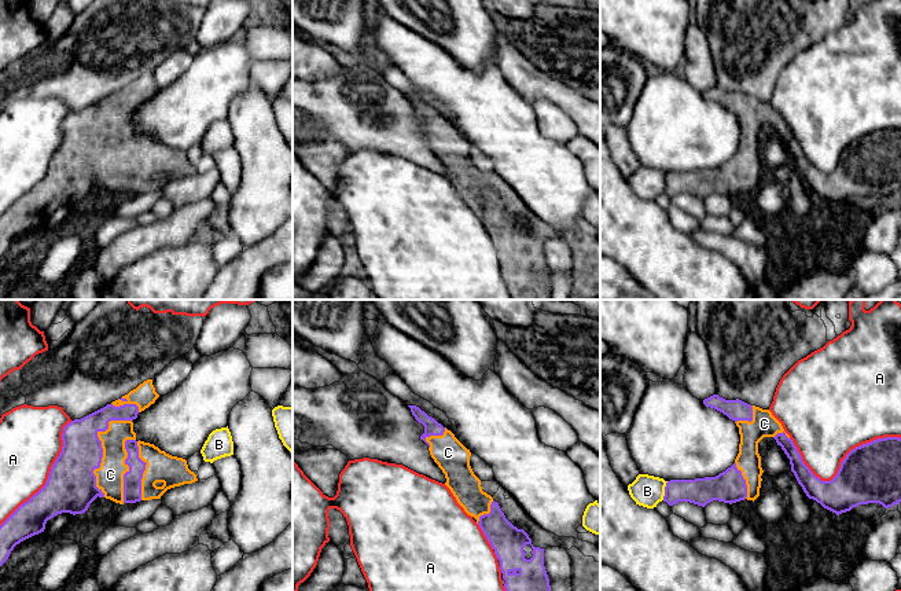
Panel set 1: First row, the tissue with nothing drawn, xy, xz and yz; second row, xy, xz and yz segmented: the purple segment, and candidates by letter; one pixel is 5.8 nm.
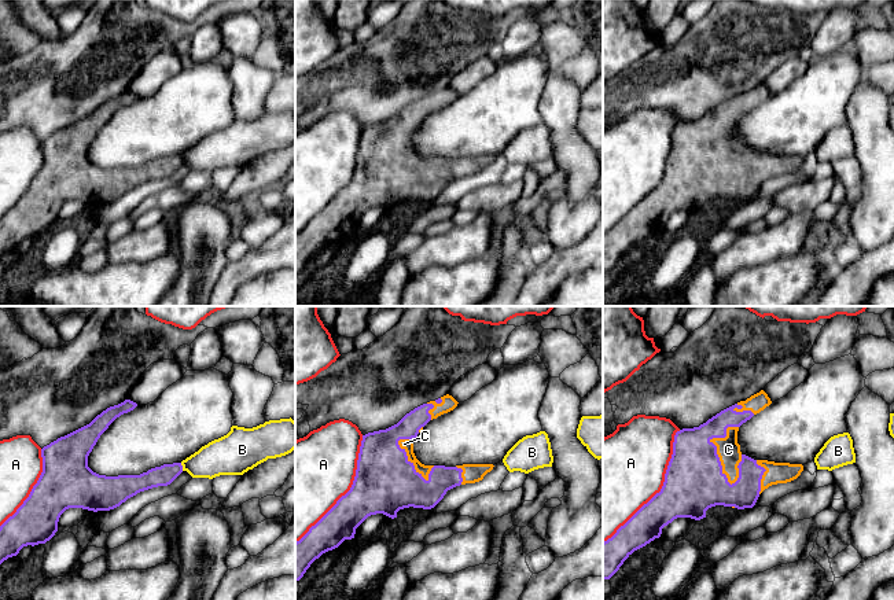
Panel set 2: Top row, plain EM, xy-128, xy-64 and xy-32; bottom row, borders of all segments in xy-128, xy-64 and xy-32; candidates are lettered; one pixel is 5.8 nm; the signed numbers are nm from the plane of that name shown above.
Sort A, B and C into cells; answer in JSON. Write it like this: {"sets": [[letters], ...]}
{"sets": [["A"], ["B"], ["C"]]}

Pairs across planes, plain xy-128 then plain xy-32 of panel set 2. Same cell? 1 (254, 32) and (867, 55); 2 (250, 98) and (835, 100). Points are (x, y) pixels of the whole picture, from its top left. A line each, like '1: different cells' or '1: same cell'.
1: same cell
2: different cells

